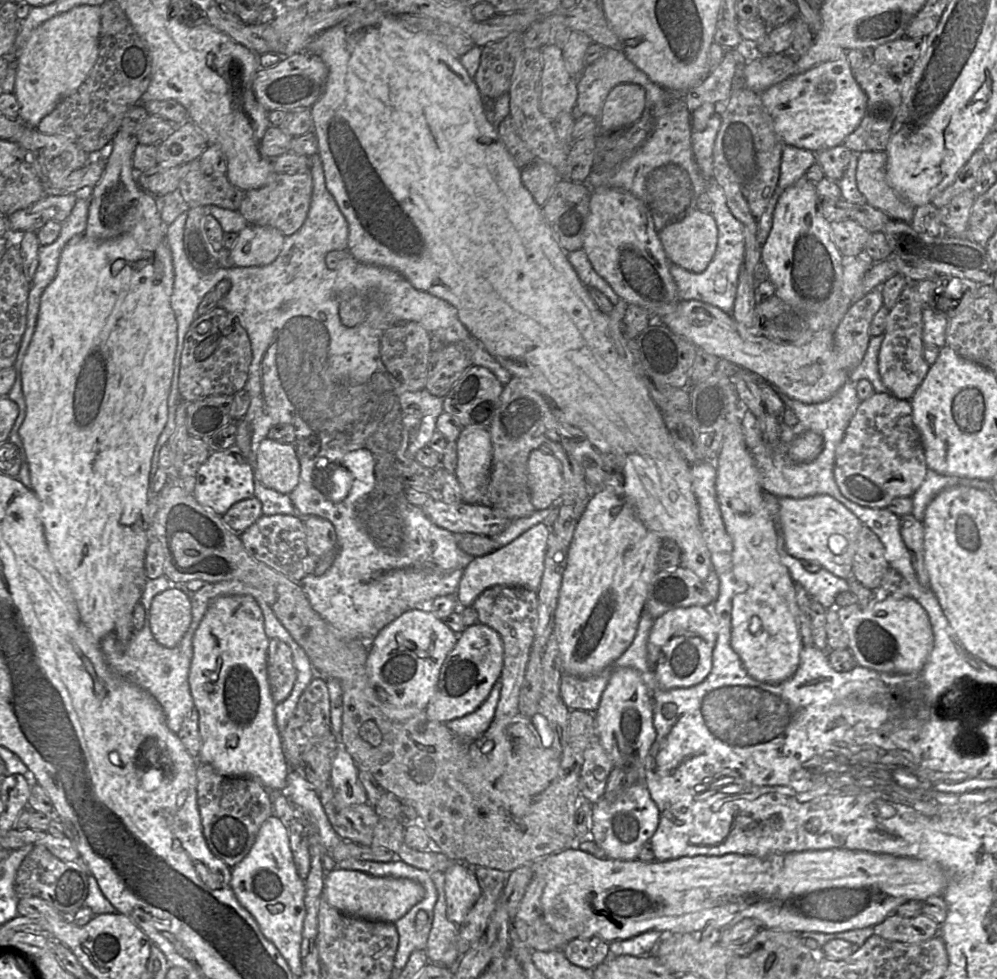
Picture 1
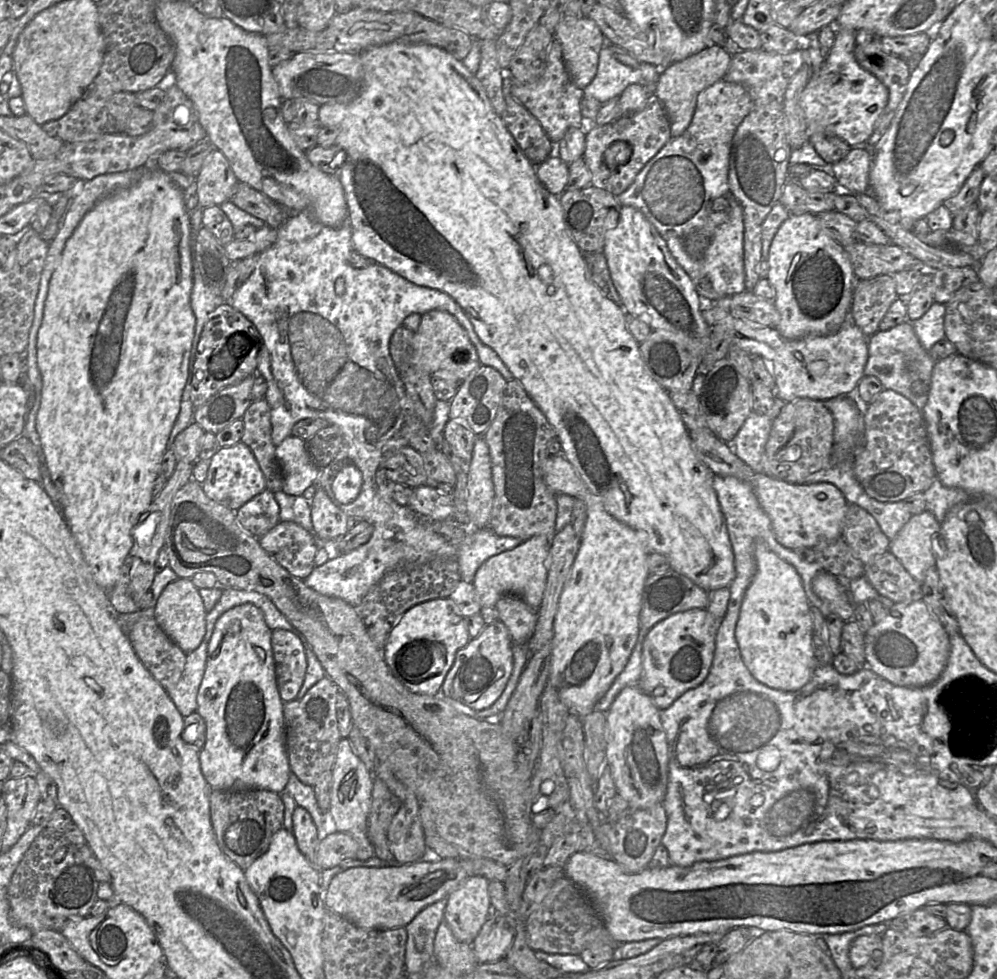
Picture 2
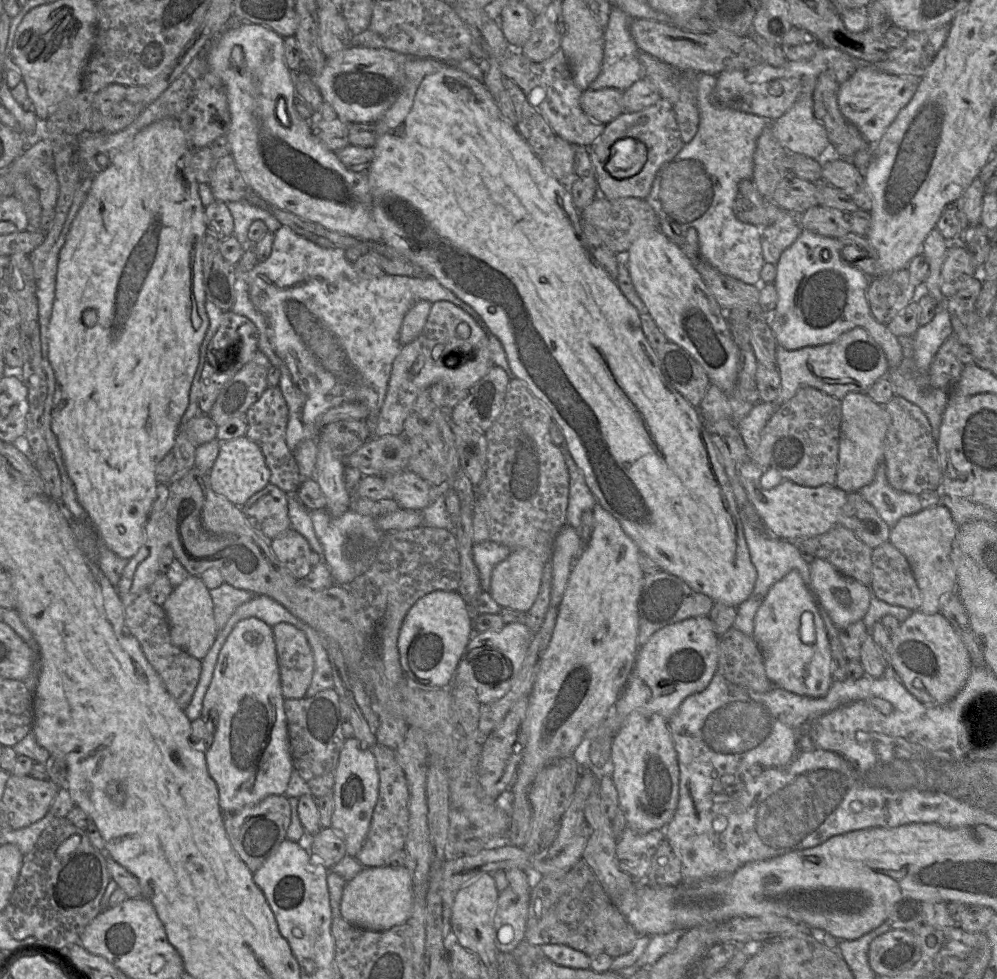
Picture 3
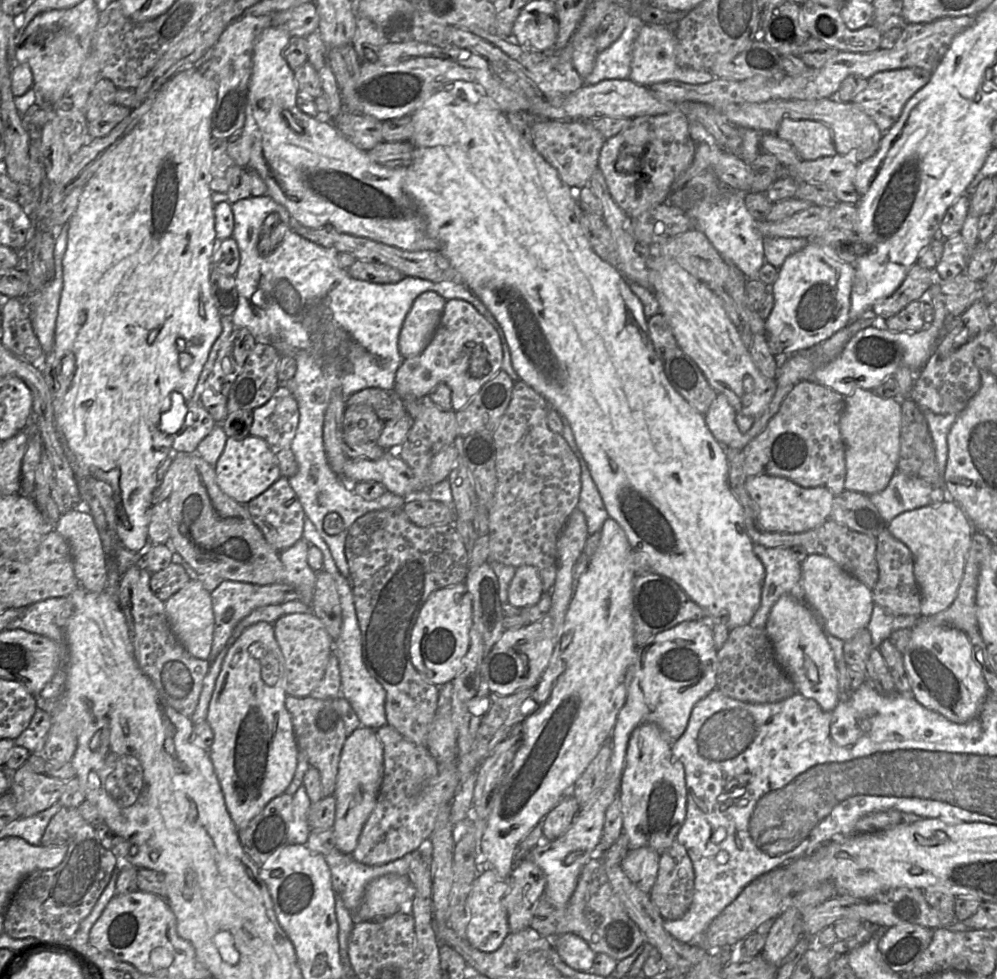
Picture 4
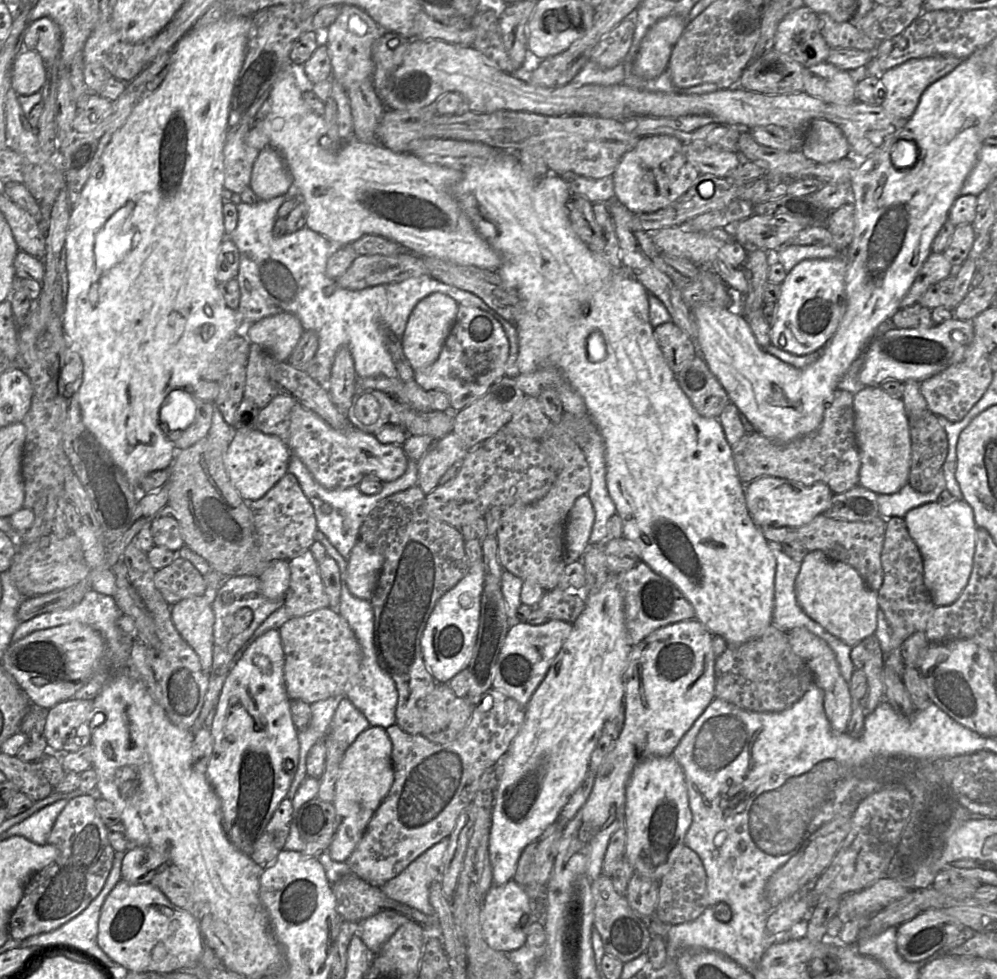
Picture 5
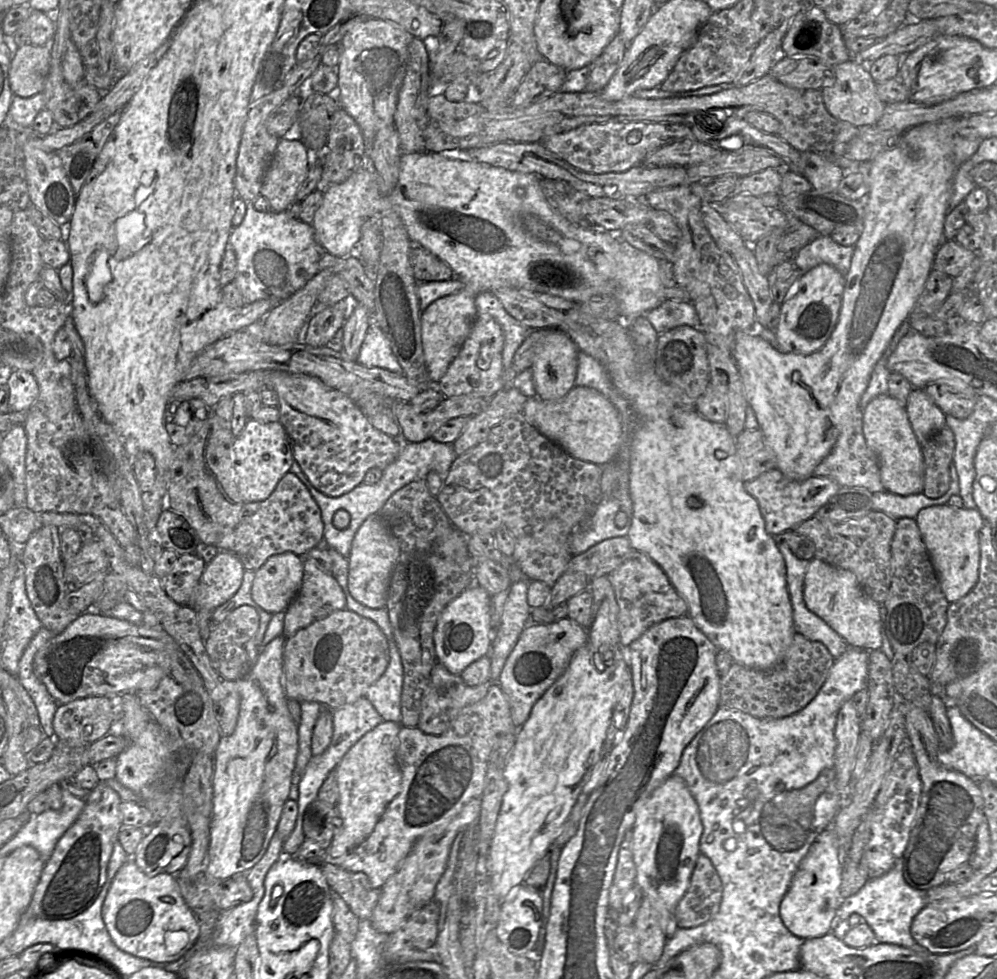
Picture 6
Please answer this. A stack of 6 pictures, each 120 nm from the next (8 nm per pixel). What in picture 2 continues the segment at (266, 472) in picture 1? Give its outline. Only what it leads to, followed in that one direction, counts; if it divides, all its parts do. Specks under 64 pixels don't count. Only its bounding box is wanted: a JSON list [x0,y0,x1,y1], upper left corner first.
[275,436,321,496]

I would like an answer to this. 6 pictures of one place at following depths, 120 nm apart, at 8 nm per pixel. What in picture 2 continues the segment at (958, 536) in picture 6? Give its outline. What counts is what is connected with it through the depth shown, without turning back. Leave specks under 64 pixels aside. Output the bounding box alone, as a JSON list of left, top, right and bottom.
[890,510,941,583]

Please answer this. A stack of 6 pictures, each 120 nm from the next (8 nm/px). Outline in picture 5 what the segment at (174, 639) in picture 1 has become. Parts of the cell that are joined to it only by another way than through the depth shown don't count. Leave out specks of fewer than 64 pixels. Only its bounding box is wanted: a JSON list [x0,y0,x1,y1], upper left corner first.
[171,596,214,673]

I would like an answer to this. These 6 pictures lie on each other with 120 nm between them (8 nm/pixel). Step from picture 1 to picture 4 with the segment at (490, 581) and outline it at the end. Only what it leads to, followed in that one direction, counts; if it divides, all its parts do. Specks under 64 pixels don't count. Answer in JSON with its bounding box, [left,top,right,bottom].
[508,565,543,609]

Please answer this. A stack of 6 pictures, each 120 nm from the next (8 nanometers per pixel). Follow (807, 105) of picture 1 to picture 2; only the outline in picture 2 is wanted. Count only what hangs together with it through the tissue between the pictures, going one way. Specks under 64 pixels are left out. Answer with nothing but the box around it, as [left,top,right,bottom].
[799,29,889,147]

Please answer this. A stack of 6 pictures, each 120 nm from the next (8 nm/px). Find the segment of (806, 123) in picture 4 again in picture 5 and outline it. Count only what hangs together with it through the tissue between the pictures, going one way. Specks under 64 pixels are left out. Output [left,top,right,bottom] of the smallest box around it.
[800,119,852,164]

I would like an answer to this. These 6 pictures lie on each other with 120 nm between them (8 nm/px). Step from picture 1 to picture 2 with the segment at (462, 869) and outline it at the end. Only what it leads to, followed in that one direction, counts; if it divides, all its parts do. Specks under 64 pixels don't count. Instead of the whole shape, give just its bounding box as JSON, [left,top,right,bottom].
[445,876,492,944]

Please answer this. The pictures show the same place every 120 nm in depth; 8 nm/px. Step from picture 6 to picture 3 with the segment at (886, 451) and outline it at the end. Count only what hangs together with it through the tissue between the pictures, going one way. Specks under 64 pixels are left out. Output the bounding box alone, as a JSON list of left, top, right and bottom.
[836,392,890,493]

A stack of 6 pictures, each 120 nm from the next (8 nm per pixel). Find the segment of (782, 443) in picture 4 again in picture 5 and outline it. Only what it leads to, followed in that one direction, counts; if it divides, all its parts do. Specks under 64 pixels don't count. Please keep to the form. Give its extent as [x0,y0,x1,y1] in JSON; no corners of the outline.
[731,389,861,494]

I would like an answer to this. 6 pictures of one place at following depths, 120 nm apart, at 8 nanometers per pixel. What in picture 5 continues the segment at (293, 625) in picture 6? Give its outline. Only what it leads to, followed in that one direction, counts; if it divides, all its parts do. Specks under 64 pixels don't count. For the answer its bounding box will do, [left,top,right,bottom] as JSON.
[284,549,330,618]

